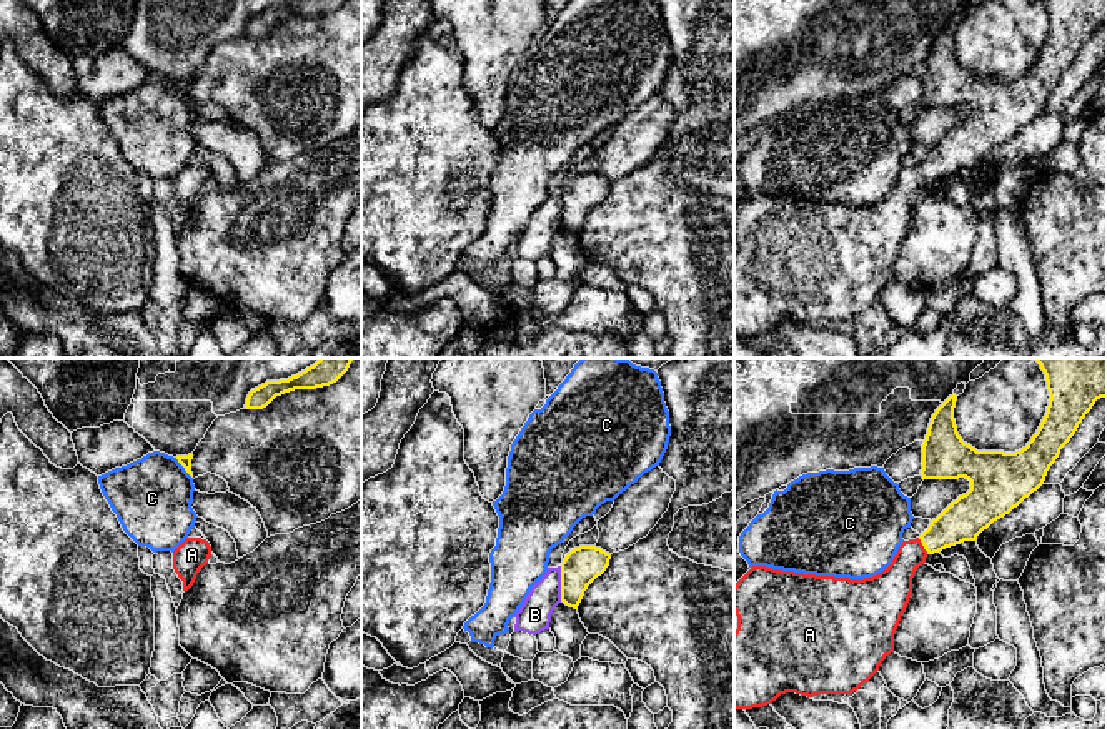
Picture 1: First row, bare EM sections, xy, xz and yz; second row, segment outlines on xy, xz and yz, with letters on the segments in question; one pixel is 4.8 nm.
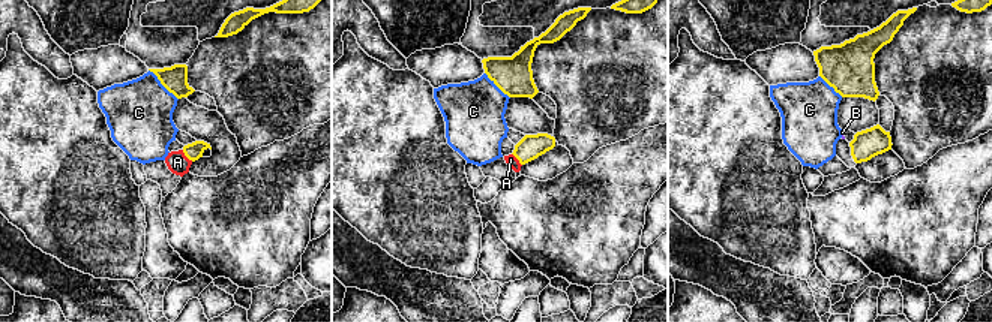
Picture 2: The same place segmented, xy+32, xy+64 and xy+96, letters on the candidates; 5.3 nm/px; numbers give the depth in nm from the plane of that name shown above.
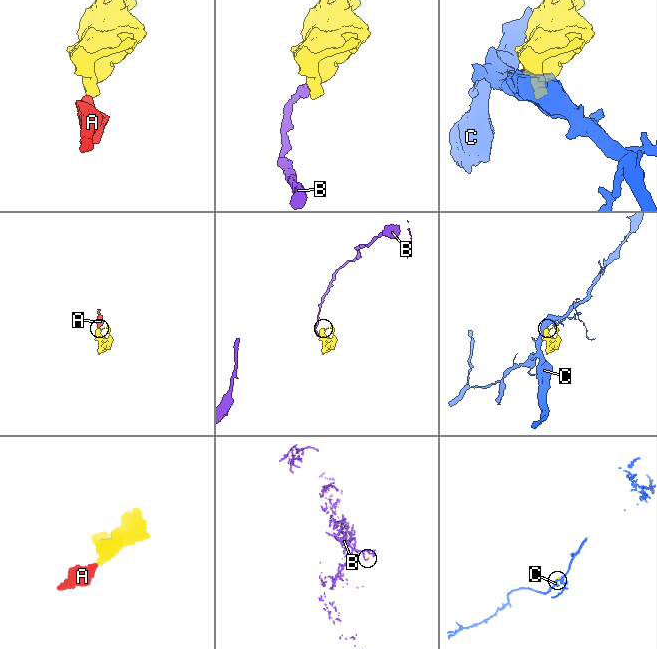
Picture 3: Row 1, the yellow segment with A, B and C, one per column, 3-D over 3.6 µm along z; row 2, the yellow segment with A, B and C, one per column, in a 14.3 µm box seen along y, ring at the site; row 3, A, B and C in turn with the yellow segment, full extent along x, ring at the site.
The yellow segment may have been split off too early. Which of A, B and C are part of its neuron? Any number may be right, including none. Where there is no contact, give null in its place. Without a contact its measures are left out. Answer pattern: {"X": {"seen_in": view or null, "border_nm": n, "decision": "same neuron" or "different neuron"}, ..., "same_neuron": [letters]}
{"A": {"seen_in": "yz", "border_nm": 90, "decision": "same neuron"}, "B": {"seen_in": "xz", "border_nm": 170, "decision": "different neuron"}, "C": {"seen_in": "xy", "border_nm": 130, "decision": "different neuron"}, "same_neuron": ["A"]}

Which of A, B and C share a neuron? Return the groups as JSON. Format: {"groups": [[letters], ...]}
{"groups": [["A"], ["B"], ["C"]]}

